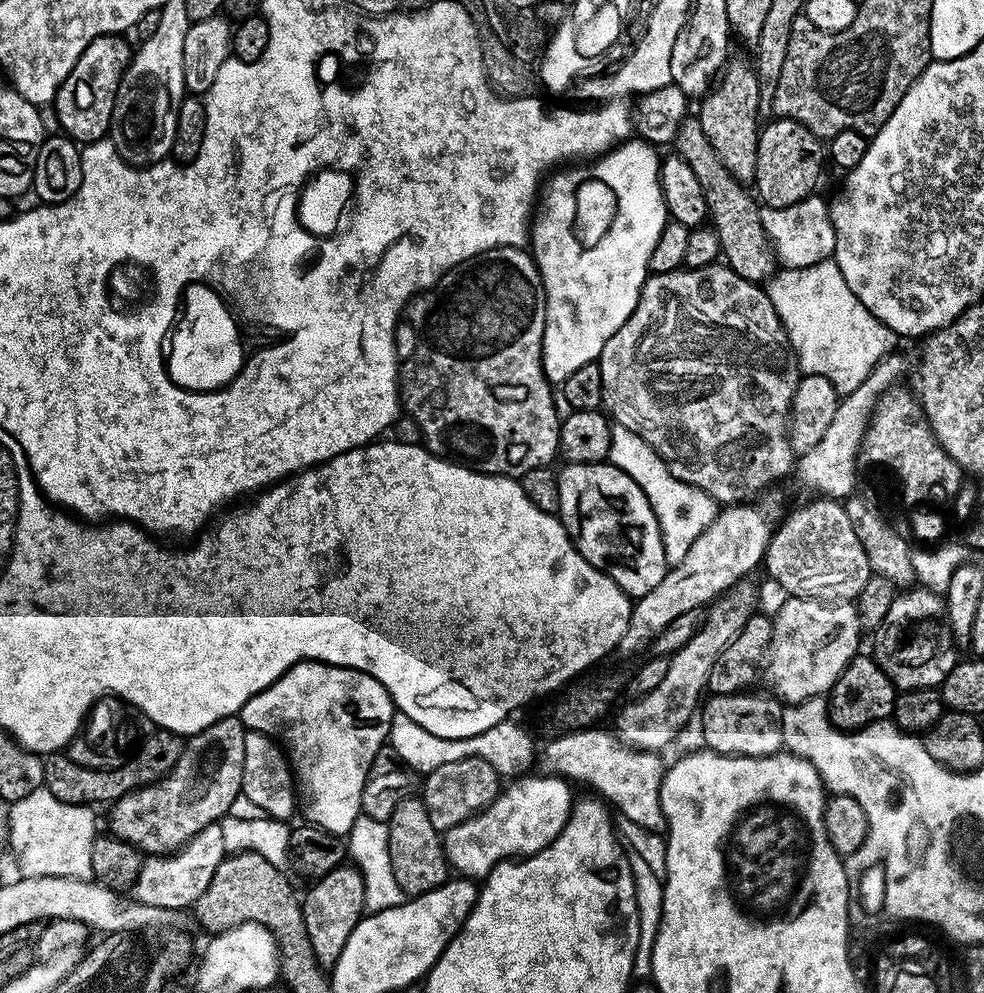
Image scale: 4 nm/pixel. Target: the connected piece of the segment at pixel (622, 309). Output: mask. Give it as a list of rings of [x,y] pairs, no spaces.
[[[629,138],[591,162],[584,162],[579,166],[561,167],[559,170],[551,173],[551,175],[553,174],[552,177],[550,177],[551,175],[547,177],[546,187],[538,200],[538,211],[530,224],[530,255],[536,261],[536,268],[544,280],[544,293],[546,293],[544,372],[548,376],[549,381],[562,382],[566,378],[570,378],[570,374],[574,374],[574,370],[599,361],[600,351],[606,346],[606,342],[610,342],[610,338],[622,327],[626,322],[626,318],[630,318],[630,314],[634,314],[634,306],[638,306],[640,291],[650,275],[648,271],[650,254],[654,254],[654,245],[658,242],[658,234],[662,234],[665,224],[670,219],[668,207],[664,205],[662,190],[660,189],[661,157],[659,155],[656,156],[656,152],[657,149],[644,139]]]

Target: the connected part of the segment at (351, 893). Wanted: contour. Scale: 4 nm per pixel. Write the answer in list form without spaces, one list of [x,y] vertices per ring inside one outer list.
[[[345,862],[339,868],[330,870],[319,877],[316,884],[302,900],[304,917],[306,918],[306,934],[310,934],[310,946],[314,946],[314,958],[322,966],[335,964],[338,954],[342,954],[342,946],[346,946],[346,938],[354,930],[354,926],[365,915],[364,876],[359,868]]]

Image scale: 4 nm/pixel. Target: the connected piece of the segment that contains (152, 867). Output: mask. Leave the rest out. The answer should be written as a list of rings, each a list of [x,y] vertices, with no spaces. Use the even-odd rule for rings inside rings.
[[[217,822],[206,826],[176,852],[149,855],[141,863],[140,872],[133,881],[133,899],[140,904],[174,909],[177,912],[183,911],[186,907],[189,909],[205,892],[214,871],[224,860],[225,855],[220,824]]]

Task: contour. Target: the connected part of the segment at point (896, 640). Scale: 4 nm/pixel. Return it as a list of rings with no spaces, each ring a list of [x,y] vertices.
[[[923,586],[901,591],[894,602],[890,602],[890,611],[886,618],[882,618],[874,636],[876,665],[897,690],[909,692],[915,688],[936,688],[958,662],[958,645],[952,636],[944,597]]]

